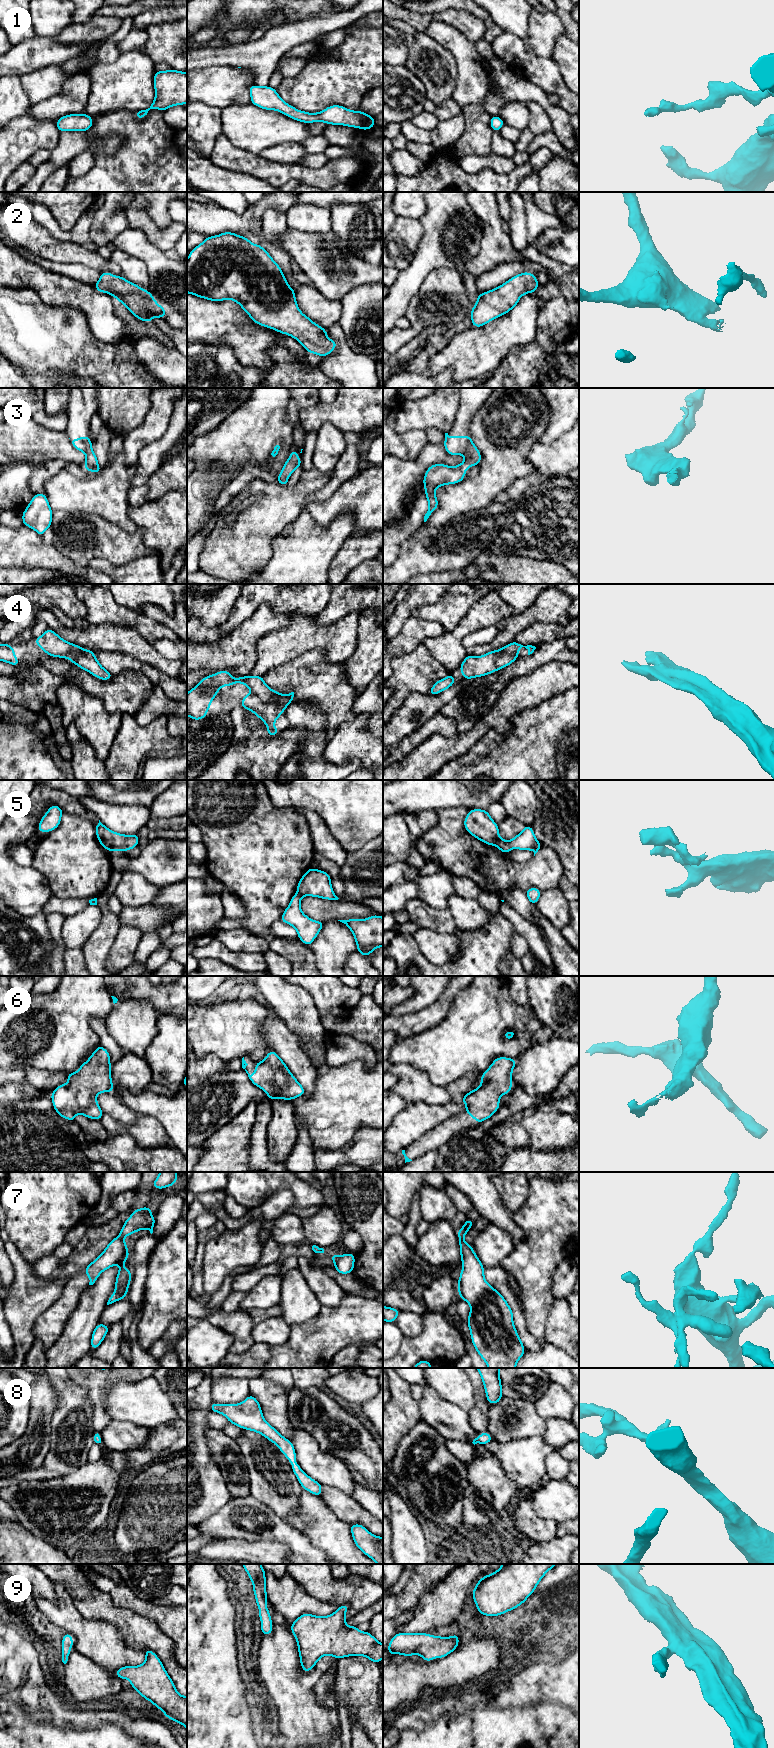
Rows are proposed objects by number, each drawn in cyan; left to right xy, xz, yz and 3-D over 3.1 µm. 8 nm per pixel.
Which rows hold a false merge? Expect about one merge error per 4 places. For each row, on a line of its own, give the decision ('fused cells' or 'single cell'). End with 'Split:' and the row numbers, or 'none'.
1: single cell
2: single cell
3: single cell
4: single cell
5: fused cells
6: single cell
7: single cell
8: single cell
9: single cell
Split: 5

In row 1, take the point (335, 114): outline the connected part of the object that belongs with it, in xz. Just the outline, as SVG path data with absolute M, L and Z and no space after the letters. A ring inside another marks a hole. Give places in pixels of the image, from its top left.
M270 86L249 87L251 103L265 110L276 110L286 116L306 124L324 122L331 125L344 125L347 127L369 130L375 126L374 117L362 111L353 111L341 105L331 105L318 113L300 111L287 104L278 95L276 89Z

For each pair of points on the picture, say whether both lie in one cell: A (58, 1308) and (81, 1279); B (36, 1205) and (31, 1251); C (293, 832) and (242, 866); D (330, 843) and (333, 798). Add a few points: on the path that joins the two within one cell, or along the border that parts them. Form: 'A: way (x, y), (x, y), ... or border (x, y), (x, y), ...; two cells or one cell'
A: way (65, 1301), (75, 1286); one cell
B: way (36, 1216), (34, 1240); one cell
C: way (280, 837), (268, 849), (255, 853); one cell
D: border (318, 814), (330, 833), (346, 852); two cells

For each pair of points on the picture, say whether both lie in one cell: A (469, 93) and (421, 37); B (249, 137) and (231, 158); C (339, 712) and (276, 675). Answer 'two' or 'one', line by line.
A: two
B: two
C: one

